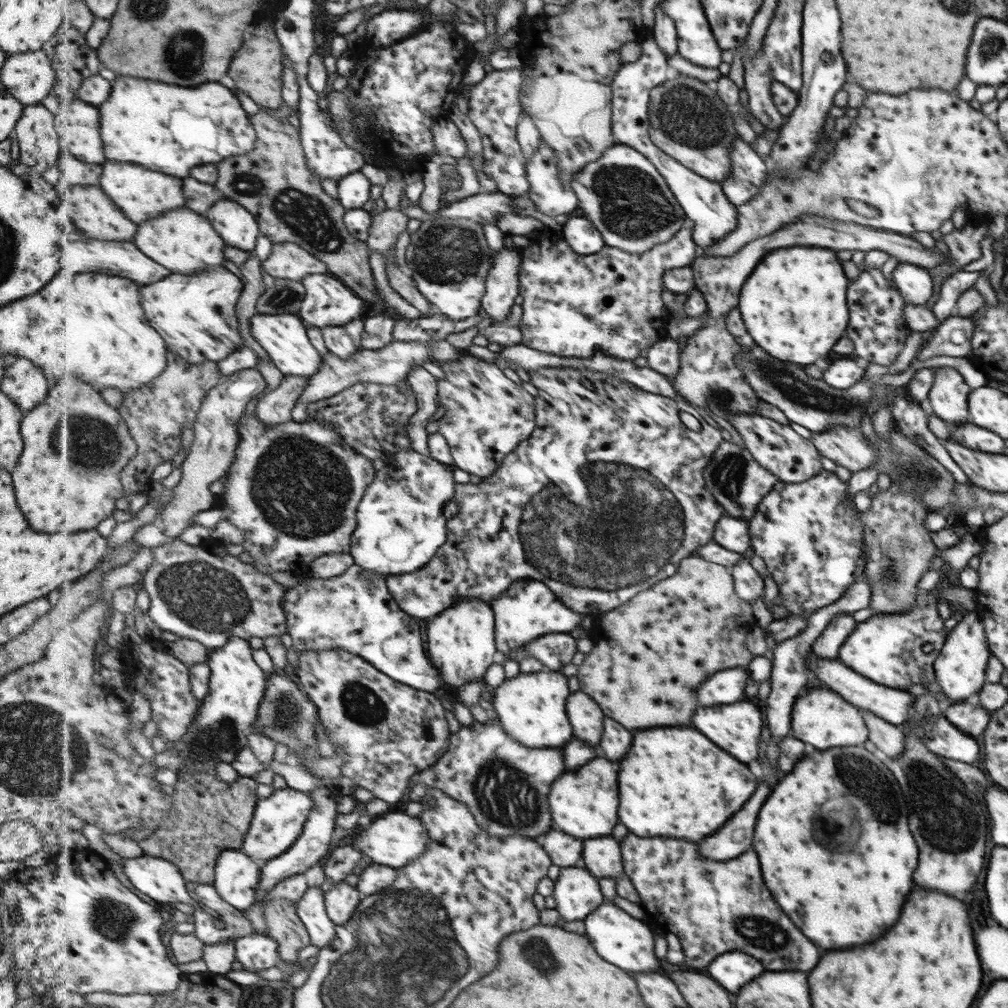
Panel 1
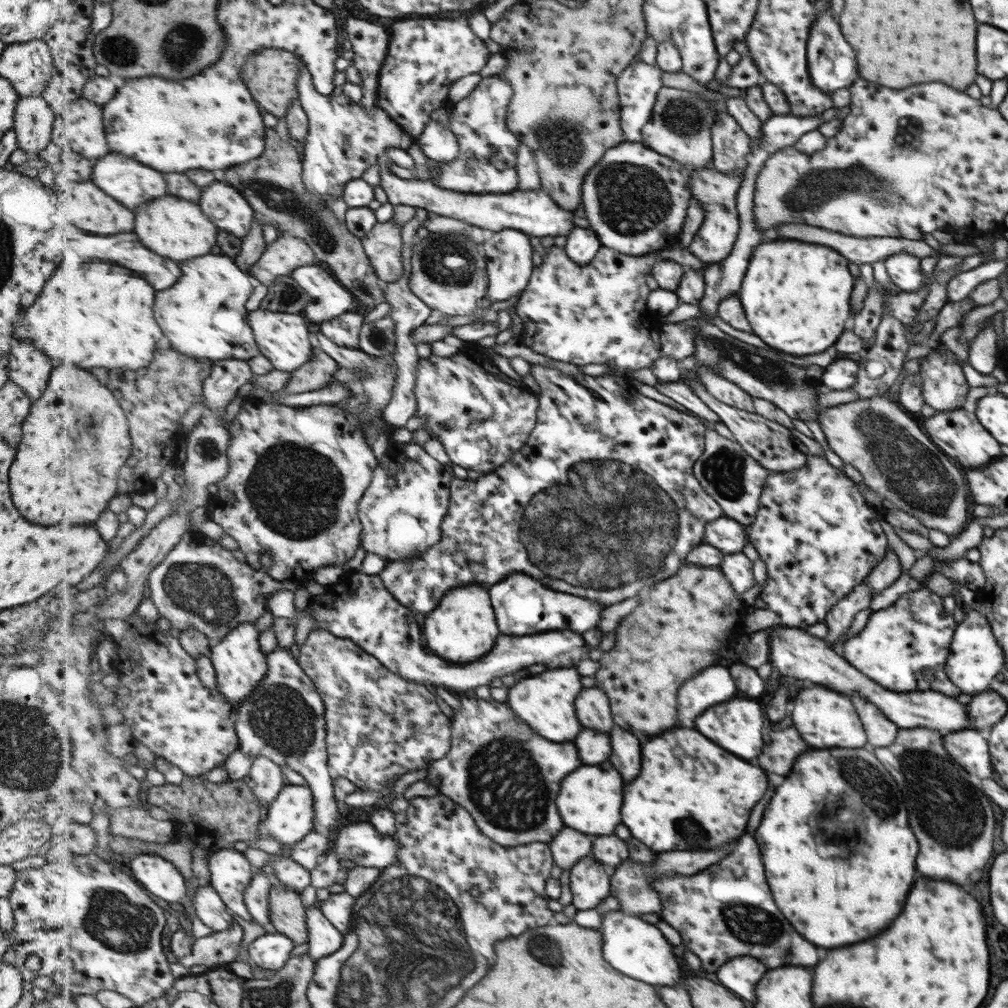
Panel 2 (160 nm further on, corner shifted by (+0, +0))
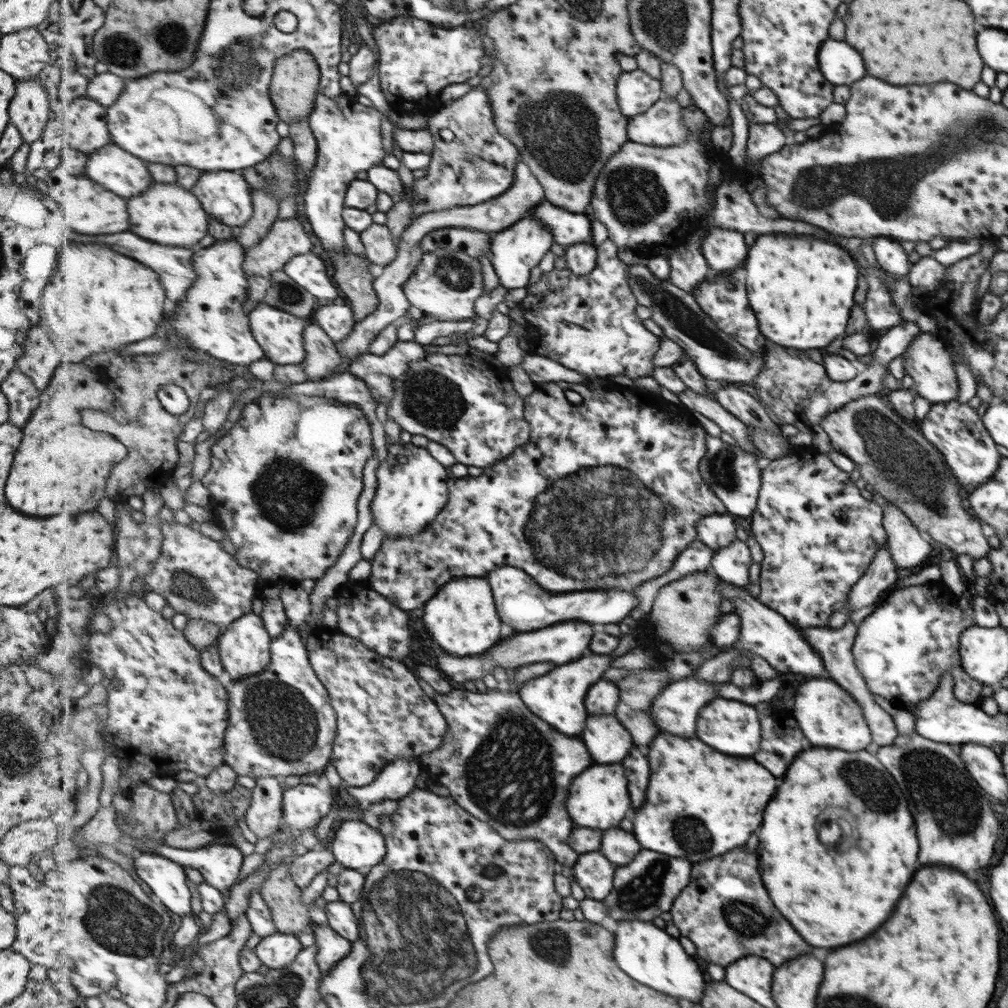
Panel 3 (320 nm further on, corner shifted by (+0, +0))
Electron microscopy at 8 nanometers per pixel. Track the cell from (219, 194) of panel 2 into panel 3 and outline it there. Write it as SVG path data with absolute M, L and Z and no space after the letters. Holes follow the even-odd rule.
M203 172L193 188L205 210L229 226L242 227L251 220L255 203L252 187L239 172Z

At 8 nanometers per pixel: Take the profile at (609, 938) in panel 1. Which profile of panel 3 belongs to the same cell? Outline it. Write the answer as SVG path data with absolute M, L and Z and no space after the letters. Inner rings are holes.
M641 920L617 921L617 962L619 966L635 980L661 990L673 998L685 998L691 1002L701 1002L705 996L705 974L701 970L699 958L685 952L678 938L667 934L656 924L641 922Z

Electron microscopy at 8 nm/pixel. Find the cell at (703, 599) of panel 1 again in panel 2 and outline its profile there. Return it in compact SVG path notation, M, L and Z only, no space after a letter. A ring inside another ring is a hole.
M683 562L677 573L673 576L659 581L652 585L650 594L642 600L640 606L635 609L635 612L625 617L616 630L616 645L607 653L603 654L603 657L599 660L602 664L600 671L595 674L596 685L599 687L607 697L610 698L612 706L613 719L619 727L625 728L627 731L631 731L633 734L640 738L641 742L649 740L649 738L655 738L659 732L663 730L669 730L673 726L679 724L679 718L677 718L677 712L679 712L679 694L680 686L688 681L690 678L697 676L704 668L715 665L717 658L719 658L719 652L725 650L725 640L729 640L729 634L731 634L731 628L739 624L739 620L743 620L745 616L745 608L741 606L741 602L737 600L735 592L733 592L732 585L728 581L724 570L720 566L699 566L693 562Z

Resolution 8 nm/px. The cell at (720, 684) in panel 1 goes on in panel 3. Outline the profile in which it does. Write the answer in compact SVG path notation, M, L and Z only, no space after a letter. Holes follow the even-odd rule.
M692 676L669 683L655 700L653 713L657 727L661 732L695 738L699 712L718 696L715 685L720 684L711 684Z

